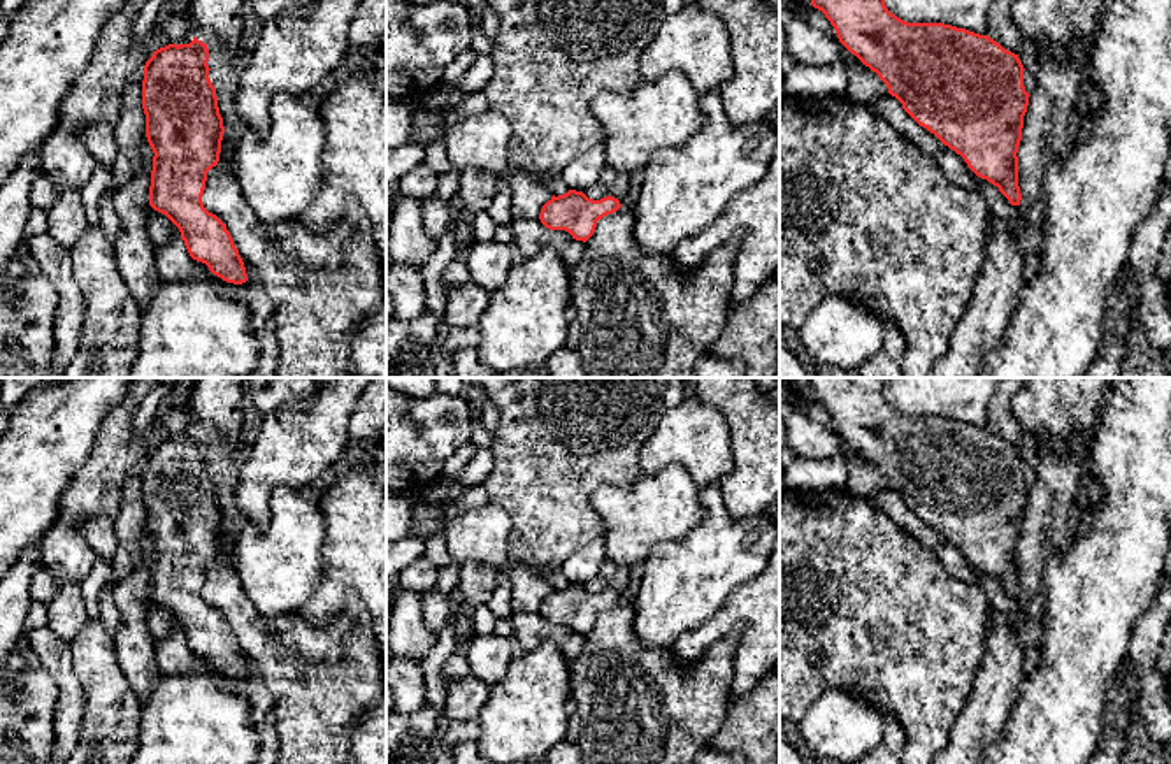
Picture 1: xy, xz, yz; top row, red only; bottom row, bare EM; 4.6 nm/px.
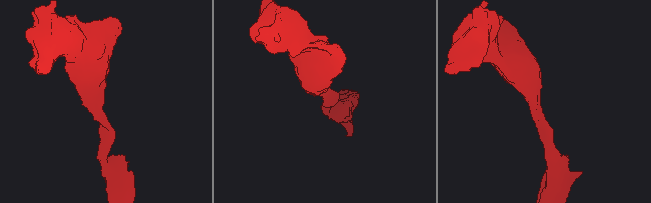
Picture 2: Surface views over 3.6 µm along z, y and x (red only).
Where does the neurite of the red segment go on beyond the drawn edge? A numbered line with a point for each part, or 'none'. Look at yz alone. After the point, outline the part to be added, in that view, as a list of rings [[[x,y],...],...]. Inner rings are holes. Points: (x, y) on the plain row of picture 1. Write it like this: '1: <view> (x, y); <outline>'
none

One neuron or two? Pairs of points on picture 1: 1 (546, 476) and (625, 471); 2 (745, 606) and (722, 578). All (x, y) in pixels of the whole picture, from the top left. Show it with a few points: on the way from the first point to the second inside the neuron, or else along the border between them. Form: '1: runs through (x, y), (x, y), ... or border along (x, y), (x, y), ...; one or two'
1: runs through (566, 471), (606, 471); one
2: border along (761, 571), (741, 583), (704, 620); two

